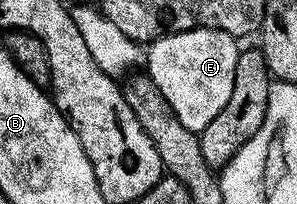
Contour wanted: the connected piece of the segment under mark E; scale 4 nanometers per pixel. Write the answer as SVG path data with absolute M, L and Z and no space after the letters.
M201 27L168 34L150 43L145 54L145 70L183 126L199 134L219 116L231 96L240 51L240 43L233 35Z

